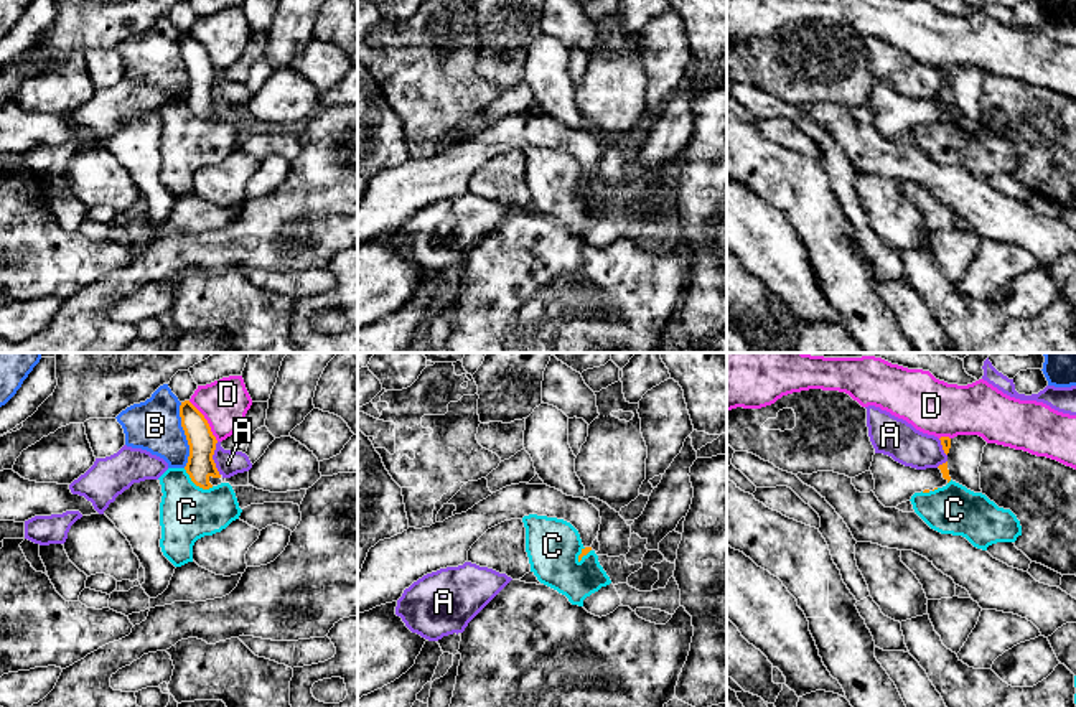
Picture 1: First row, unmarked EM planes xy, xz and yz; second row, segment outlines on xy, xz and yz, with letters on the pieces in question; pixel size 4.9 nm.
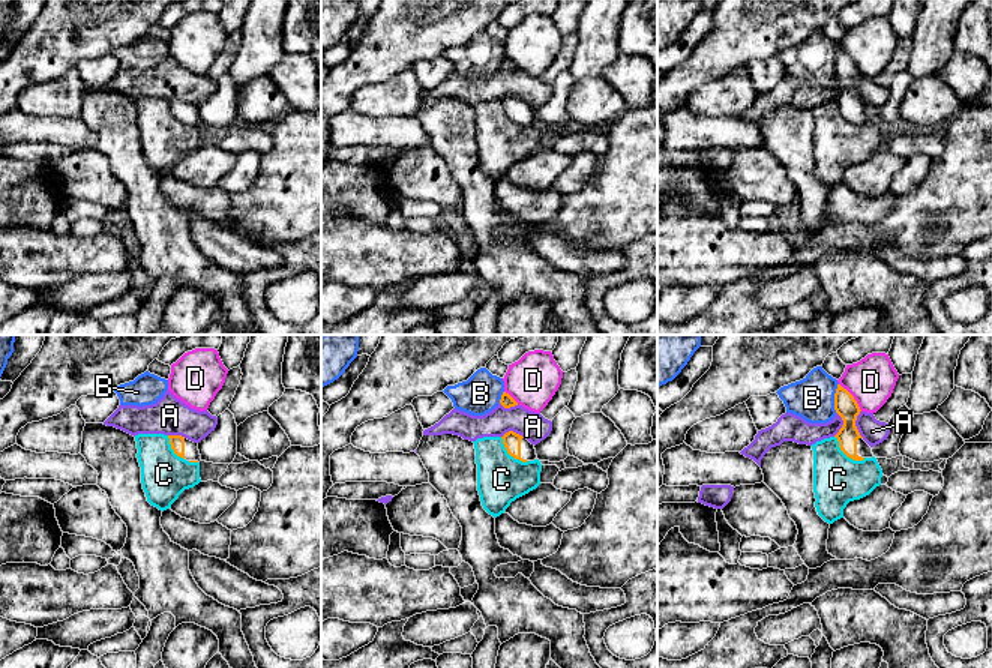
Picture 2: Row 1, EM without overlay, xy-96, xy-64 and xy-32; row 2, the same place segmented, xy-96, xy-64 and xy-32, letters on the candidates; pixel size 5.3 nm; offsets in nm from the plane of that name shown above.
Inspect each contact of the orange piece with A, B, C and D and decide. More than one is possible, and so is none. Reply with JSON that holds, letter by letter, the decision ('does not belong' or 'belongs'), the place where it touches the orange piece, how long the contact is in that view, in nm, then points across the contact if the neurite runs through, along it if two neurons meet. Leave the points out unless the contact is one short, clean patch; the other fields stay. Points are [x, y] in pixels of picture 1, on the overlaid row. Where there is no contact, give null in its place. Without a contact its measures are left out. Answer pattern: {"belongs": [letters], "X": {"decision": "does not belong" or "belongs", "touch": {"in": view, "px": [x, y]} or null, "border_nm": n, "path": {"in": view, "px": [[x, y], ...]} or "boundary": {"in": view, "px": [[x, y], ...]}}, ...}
{"belongs": [], "A": {"decision": "does not belong", "touch": {"in": "xy", "px": [211, 458]}, "border_nm": 170, "boundary": {"in": "xy", "px": [[216, 442], [213, 462], [219, 475]]}}, "B": {"decision": "does not belong", "touch": {"in": "xy", "px": [185, 434]}, "border_nm": 320}, "C": {"decision": "does not belong", "touch": {"in": "xy", "px": [196, 485]}, "border_nm": 180, "boundary": {"in": "xy", "px": [[183, 468], [196, 485], [203, 488], [213, 486]]}}, "D": {"decision": "does not belong", "touch": {"in": "xy", "px": [206, 421]}, "border_nm": 240, "boundary": {"in": "xy", "px": [[188, 401], [203, 416], [218, 440]]}}}

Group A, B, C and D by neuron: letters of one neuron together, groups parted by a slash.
A / B / C / D

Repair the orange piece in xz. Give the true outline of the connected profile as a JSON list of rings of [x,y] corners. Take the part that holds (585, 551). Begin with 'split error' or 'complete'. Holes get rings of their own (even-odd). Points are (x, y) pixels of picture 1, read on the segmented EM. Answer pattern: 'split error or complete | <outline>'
split error | [[[511,485],[430,527],[409,527],[369,549],[358,574],[358,613],[397,602],[404,590],[427,574],[468,562],[471,545],[491,527],[537,514],[570,522],[583,549],[578,562],[598,536],[600,511],[587,499],[567,496],[547,485]]]

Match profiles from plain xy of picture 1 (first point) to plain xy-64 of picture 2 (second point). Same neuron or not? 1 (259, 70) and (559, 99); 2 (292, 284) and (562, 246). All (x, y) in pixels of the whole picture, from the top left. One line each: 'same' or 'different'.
1: same
2: same

